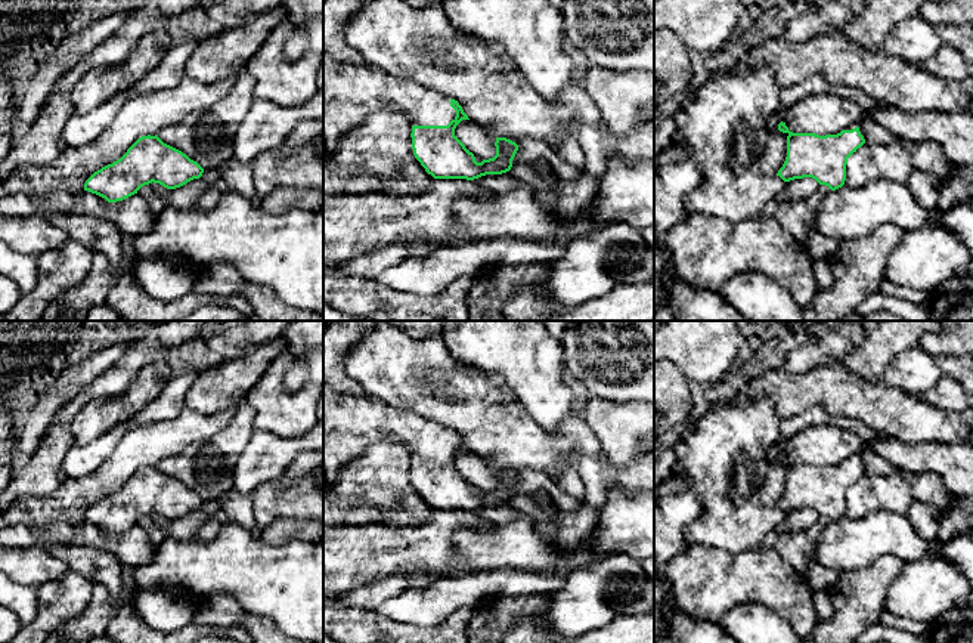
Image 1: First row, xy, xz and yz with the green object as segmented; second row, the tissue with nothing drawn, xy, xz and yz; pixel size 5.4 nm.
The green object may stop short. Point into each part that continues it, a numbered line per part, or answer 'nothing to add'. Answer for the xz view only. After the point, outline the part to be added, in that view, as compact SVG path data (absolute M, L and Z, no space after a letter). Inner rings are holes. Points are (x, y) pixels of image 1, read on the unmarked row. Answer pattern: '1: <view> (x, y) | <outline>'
1: xz (352, 423) | M323 384L323 482L334 482L337 473L369 446L382 442L403 445L410 457L447 457L456 448L450 429L428 421L418 414L388 405L382 399L362 393L337 392Z

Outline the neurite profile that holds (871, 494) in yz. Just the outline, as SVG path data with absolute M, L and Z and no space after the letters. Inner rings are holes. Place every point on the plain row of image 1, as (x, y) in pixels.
M899 470L886 476L864 474L847 489L845 516L864 519L881 510L907 516L912 503L908 480Z

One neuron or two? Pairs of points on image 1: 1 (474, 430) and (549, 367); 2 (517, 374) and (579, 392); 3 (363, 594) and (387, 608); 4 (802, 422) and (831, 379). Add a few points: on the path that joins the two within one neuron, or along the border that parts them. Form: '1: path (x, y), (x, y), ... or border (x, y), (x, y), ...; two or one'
1: border (487, 373), (498, 377), (536, 422); two
2: border (563, 368), (563, 382), (572, 392), (573, 416); two
3: border (392, 596), (372, 608); two
4: border (846, 416), (809, 405), (781, 419); two

